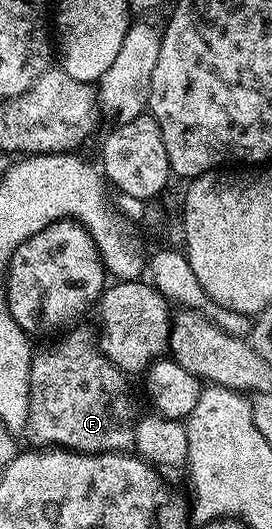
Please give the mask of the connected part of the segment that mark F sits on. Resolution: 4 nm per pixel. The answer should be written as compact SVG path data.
M71 331L64 333L69 335L61 334L57 343L41 351L39 348L32 356L26 435L41 448L63 447L65 451L81 451L87 455L100 455L103 451L127 452L133 446L132 429L138 418L136 403L128 388L129 376L97 350L94 335L88 331Z

